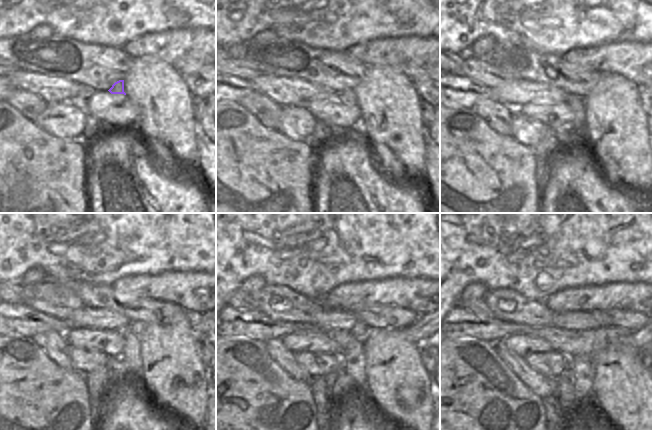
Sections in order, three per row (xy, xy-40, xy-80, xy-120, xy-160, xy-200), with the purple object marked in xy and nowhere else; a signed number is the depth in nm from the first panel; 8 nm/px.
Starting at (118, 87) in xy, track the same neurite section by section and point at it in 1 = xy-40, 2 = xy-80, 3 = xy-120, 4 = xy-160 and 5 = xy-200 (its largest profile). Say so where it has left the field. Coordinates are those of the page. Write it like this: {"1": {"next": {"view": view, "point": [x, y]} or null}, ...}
{"1": {"next": {"view": "xy-40", "point": [348, 98]}}, "2": {"next": {"view": "xy-80", "point": [576, 103]}}, "3": {"next": {"view": "xy-120", "point": [130, 355]}}, "4": {"next": {"view": "xy-160", "point": [353, 356]}}, "5": {"next": {"view": "xy-200", "point": [582, 365]}}}

